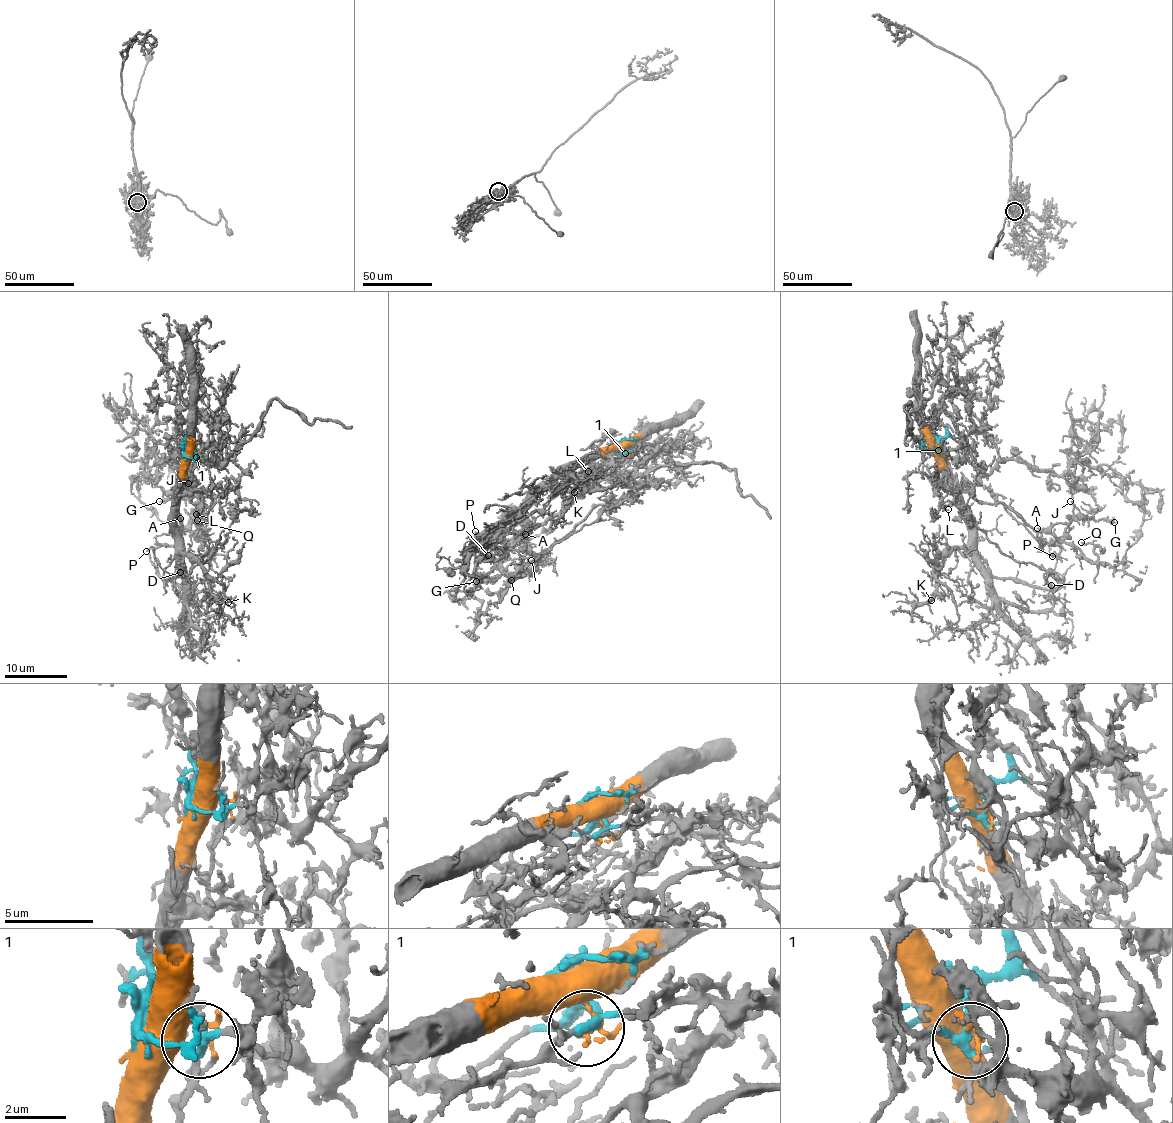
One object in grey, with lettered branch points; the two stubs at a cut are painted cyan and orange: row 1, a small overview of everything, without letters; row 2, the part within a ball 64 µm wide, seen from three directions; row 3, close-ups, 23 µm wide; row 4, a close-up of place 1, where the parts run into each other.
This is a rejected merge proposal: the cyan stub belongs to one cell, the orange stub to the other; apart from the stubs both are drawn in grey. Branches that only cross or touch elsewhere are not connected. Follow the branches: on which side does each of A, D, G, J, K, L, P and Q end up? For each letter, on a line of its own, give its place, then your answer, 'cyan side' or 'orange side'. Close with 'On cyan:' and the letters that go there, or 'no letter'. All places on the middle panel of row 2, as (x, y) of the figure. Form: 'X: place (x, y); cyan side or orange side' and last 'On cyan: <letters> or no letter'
A: place (525, 534); cyan side
D: place (488, 555); orange side
G: place (476, 581); cyan side
J: place (531, 560); cyan side
K: place (574, 492); orange side
L: place (588, 471); cyan side
P: place (475, 531); cyan side
Q: place (511, 580); cyan side
On cyan: A, G, J, L, P, Q

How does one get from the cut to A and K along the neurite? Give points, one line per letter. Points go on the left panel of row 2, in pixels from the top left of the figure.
A: (185, 455), (190, 434), (195, 455), (192, 474), (175, 503), (180, 519)
K: (185, 456), (176, 521), (178, 545), (185, 555), (199, 558), (208, 589), (223, 607), (229, 601)

